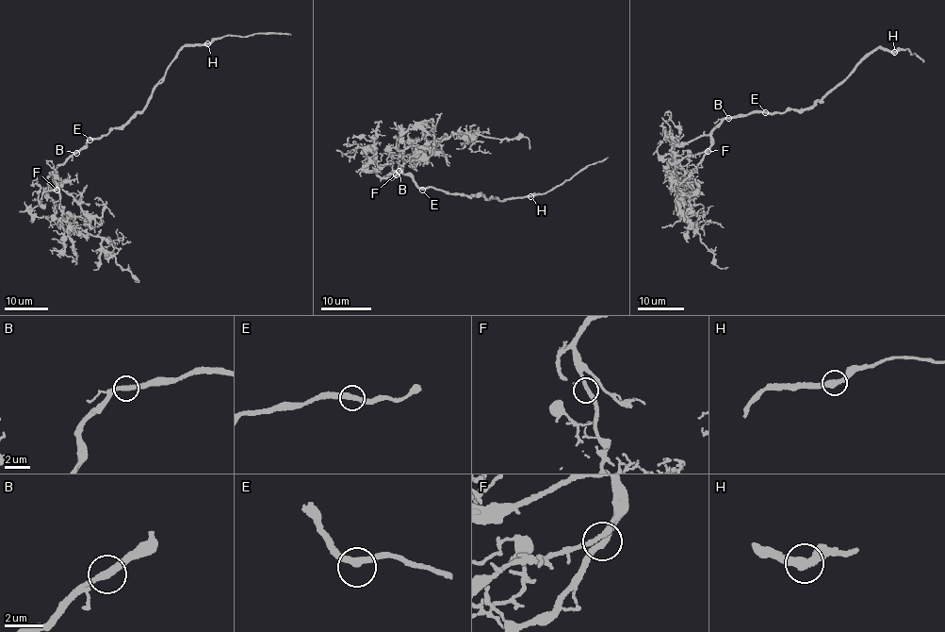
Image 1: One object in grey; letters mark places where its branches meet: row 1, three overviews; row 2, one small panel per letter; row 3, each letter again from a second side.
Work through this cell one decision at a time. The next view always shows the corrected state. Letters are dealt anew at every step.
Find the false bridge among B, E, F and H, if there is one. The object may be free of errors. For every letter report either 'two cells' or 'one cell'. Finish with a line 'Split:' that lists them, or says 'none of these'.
B: one cell
E: one cell
F: one cell
H: one cell
Split: none of these

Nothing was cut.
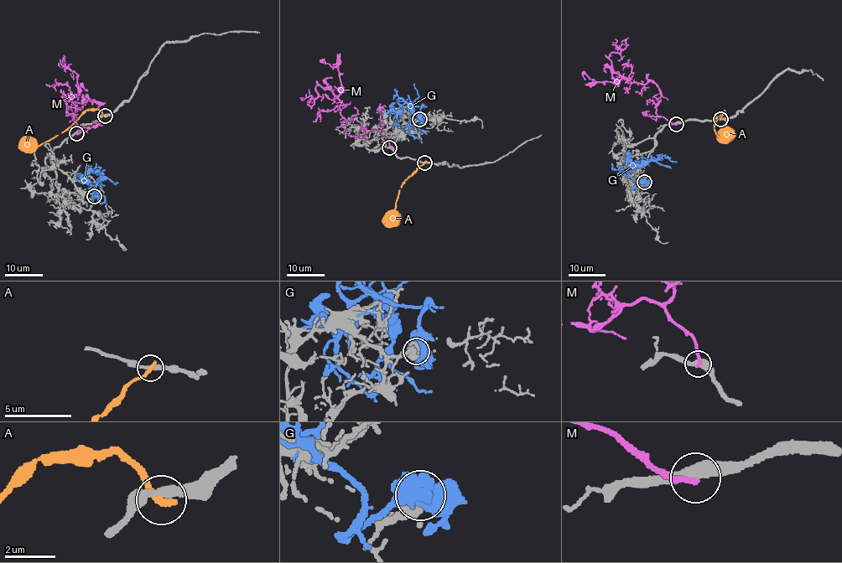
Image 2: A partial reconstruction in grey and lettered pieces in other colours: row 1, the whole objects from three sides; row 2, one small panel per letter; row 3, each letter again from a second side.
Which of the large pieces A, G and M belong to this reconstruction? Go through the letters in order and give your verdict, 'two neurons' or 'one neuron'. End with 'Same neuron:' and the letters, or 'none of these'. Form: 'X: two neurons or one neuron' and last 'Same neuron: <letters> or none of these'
A: two neurons
G: two neurons
M: two neurons
Same neuron: none of these

